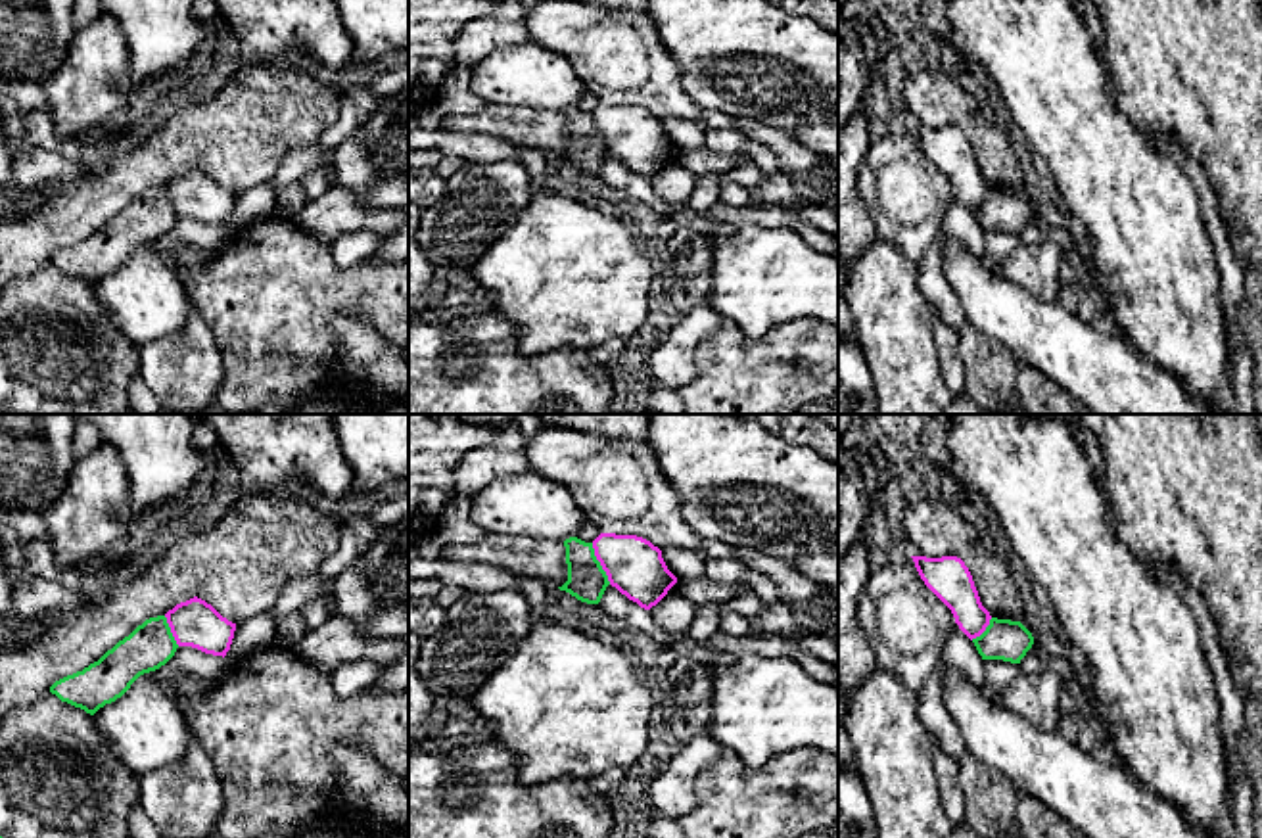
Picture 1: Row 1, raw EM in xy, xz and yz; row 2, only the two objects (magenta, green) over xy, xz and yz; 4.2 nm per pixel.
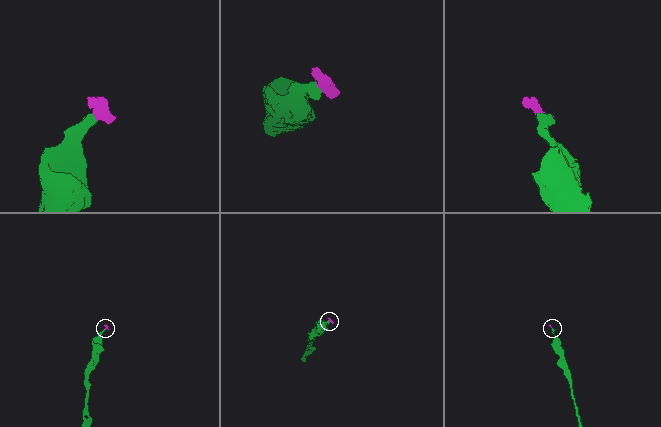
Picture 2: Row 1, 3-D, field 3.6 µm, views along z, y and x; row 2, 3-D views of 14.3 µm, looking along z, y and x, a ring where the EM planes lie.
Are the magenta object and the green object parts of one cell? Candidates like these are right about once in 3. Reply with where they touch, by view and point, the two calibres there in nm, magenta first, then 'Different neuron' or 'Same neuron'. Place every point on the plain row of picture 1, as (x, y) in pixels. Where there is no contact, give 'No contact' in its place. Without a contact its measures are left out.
Touches magenta at xz (601, 135). Thickness 240 nm (magenta) against 160 nm. Different neuron

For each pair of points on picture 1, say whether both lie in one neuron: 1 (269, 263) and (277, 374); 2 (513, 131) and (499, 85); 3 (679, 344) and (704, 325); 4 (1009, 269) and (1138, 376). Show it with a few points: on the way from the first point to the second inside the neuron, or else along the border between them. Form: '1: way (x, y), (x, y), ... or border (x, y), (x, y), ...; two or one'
1: way (271, 290), (271, 319), (280, 348); one
2: border (488, 102), (545, 108), (549, 112); two
3: way (685, 338), (699, 325); one
4: border (1007, 280), (1038, 300), (1055, 302); two

